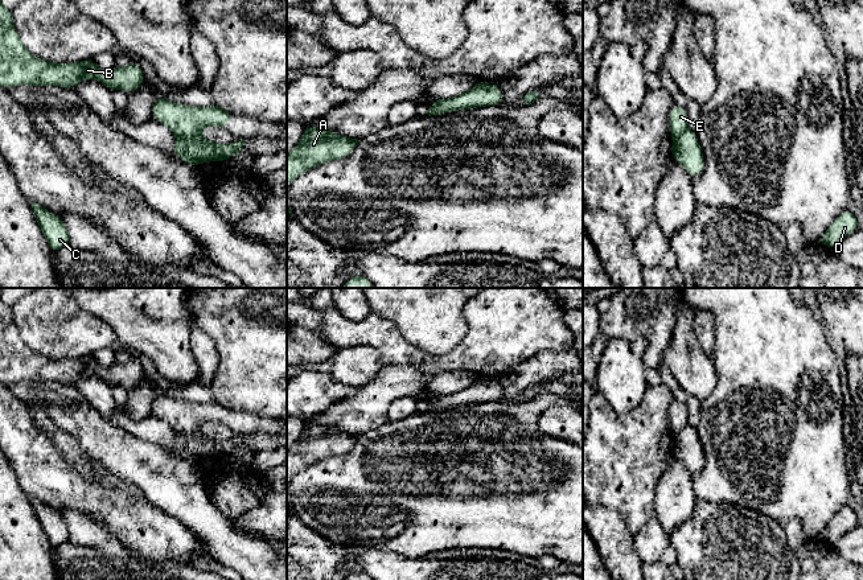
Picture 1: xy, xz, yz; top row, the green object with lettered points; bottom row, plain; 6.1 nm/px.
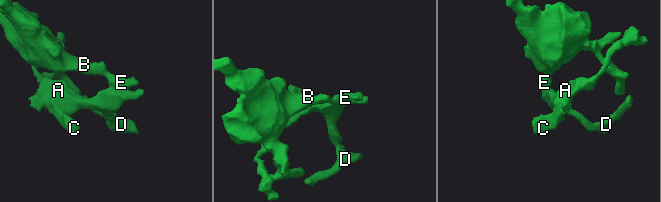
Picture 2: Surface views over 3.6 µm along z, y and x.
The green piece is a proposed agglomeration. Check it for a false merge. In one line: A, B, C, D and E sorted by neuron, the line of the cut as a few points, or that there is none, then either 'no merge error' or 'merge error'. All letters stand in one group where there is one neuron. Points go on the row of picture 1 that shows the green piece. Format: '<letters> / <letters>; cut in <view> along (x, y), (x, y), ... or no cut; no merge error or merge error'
A C D / B E; cut in xy along (200, 134), (177, 138); merge error

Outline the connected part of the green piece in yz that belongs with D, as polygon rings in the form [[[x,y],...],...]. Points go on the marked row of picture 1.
[[[844,210],[819,238],[818,243],[834,250],[835,246],[859,229],[854,211]]]

